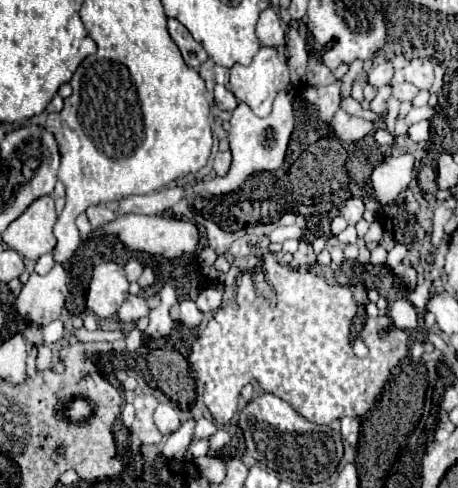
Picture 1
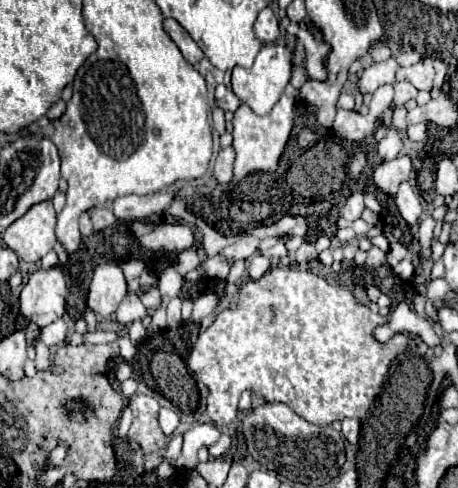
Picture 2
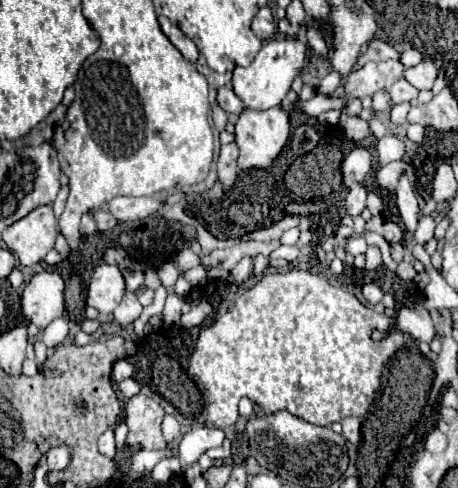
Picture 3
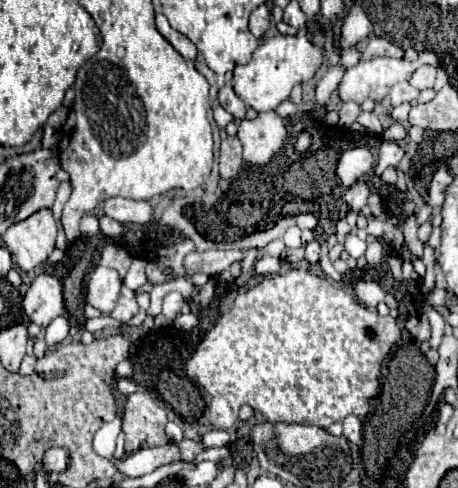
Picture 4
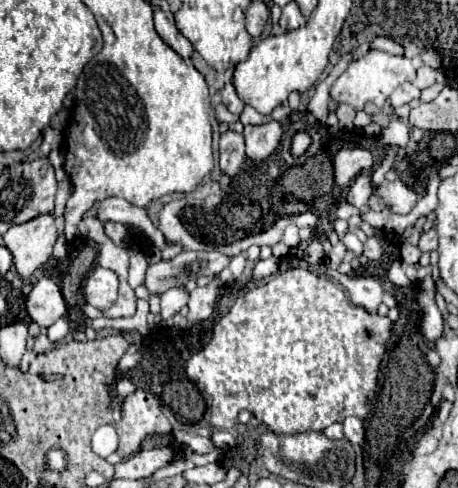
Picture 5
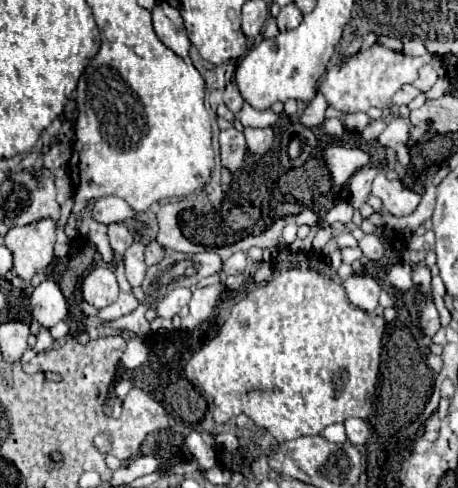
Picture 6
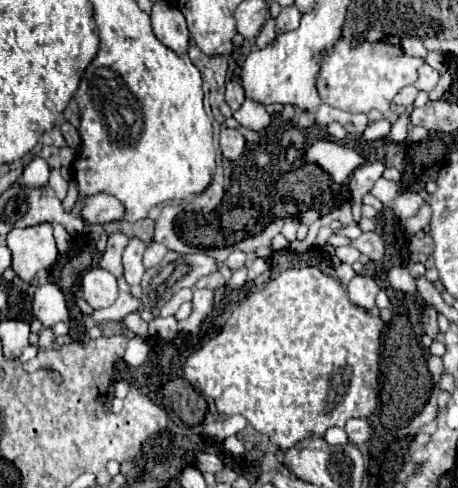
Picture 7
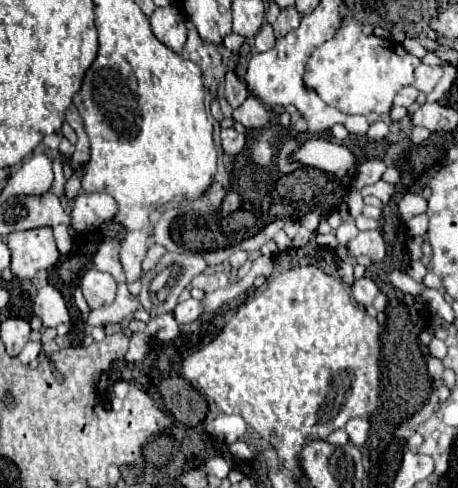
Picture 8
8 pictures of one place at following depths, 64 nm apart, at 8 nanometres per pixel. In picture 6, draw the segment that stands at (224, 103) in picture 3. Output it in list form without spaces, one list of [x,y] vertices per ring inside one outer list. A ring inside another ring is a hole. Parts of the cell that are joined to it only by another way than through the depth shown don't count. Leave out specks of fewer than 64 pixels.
[[[230,82],[230,84],[226,86],[226,90],[224,90],[224,104],[226,104],[234,114],[242,110],[244,100],[242,100],[242,96],[240,96],[240,92],[238,92],[238,86],[236,86],[234,82]]]

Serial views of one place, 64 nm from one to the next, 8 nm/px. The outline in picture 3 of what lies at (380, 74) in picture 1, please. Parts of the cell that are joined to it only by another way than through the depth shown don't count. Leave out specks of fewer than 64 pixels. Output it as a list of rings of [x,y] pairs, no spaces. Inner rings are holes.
[[[398,60],[366,62],[364,68],[352,70],[344,82],[346,98],[372,96],[378,90],[388,90],[398,78],[402,78],[404,66]]]

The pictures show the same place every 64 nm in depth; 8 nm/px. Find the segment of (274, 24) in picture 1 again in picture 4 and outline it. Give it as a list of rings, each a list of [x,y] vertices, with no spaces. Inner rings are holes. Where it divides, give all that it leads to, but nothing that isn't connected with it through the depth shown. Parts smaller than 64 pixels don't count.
[[[262,4],[258,6],[252,14],[250,14],[250,32],[256,36],[256,38],[264,38],[266,30],[270,28],[270,12],[268,8]]]

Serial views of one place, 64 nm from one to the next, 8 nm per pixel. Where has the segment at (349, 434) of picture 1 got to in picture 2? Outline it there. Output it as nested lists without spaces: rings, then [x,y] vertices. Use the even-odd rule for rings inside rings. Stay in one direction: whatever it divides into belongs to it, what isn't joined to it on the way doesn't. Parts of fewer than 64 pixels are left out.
[[[344,418],[342,420],[342,434],[350,444],[358,444],[360,438],[360,420],[356,418]]]

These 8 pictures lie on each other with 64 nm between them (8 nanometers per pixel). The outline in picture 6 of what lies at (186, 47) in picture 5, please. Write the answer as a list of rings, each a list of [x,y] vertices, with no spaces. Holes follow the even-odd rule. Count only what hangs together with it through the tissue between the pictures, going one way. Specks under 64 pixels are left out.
[[[156,2],[156,6],[152,8],[152,22],[154,22],[156,36],[180,58],[188,58],[190,40],[184,32],[180,12],[176,8],[168,6],[166,2]]]

